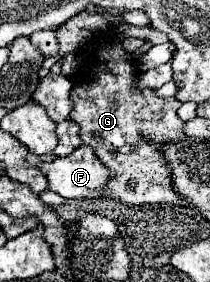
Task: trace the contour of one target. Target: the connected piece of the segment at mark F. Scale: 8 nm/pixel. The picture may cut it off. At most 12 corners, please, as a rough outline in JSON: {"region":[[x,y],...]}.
{"region":[[90,146],[42,162],[50,190],[68,200],[106,198],[114,178]]}

